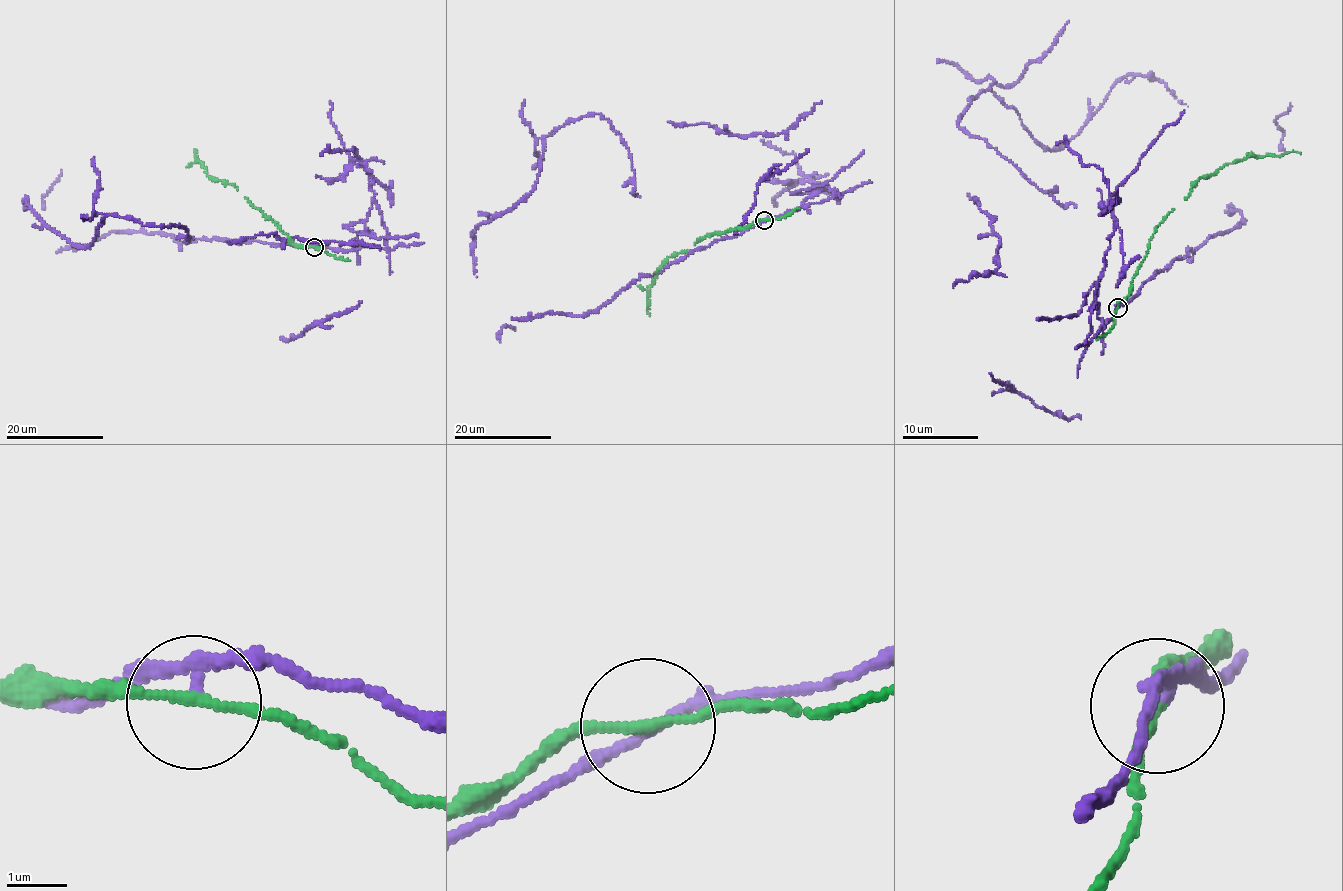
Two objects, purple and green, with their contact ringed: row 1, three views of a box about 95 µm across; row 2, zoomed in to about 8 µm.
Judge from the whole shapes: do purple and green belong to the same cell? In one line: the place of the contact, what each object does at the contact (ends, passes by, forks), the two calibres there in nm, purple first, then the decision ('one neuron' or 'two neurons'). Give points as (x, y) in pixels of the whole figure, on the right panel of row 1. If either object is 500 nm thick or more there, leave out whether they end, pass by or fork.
(1117, 307) | purple passes by | green passes by | 160/160 nm | two neurons

